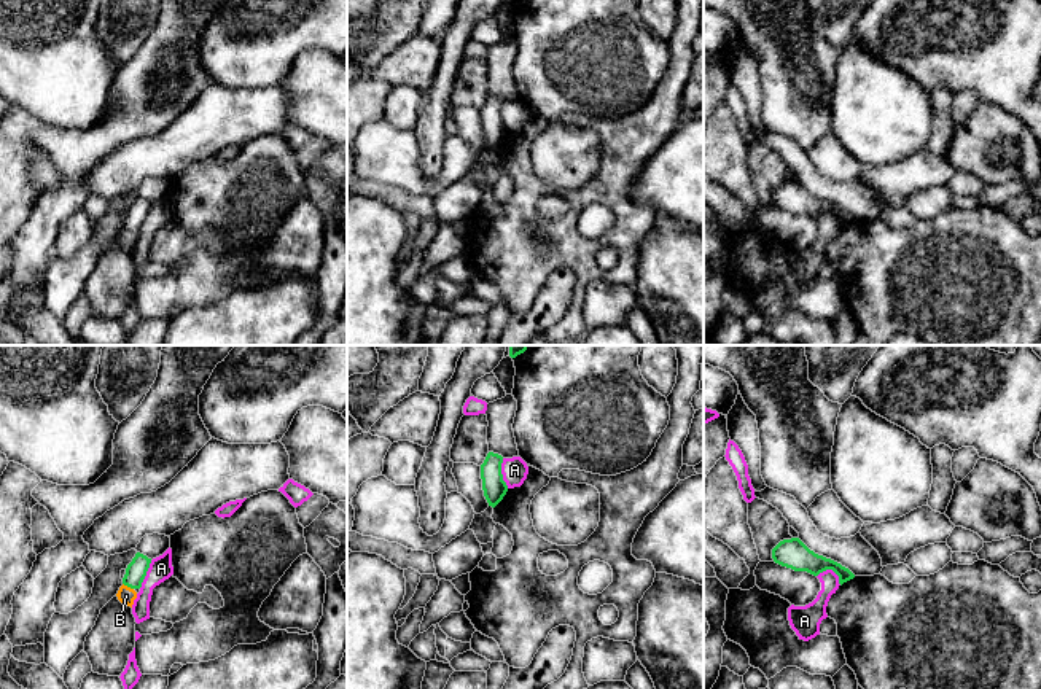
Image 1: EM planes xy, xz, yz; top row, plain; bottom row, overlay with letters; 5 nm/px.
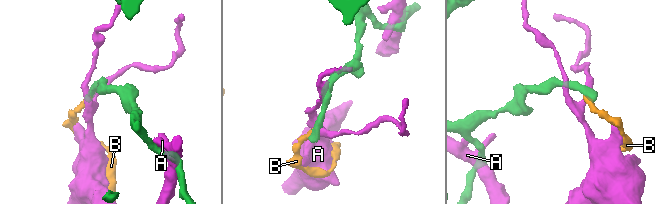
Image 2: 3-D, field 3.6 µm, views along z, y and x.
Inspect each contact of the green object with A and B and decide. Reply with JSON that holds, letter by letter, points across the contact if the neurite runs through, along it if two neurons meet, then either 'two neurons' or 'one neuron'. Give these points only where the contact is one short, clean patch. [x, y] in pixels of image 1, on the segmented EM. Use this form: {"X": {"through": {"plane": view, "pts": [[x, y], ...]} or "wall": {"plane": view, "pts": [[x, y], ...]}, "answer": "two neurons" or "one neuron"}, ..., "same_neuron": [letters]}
{"A": {"answer": "two neurons"}, "B": {"wall": {"plane": "xy", "pts": [[123, 583], [132, 589]]}, "answer": "two neurons"}, "same_neuron": []}

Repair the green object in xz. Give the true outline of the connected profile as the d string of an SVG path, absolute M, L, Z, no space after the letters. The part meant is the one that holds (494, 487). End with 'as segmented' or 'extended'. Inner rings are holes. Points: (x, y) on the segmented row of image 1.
M489 452L481 465L482 490L489 506L495 508L508 492L508 485L501 474L503 457Z; as segmented

